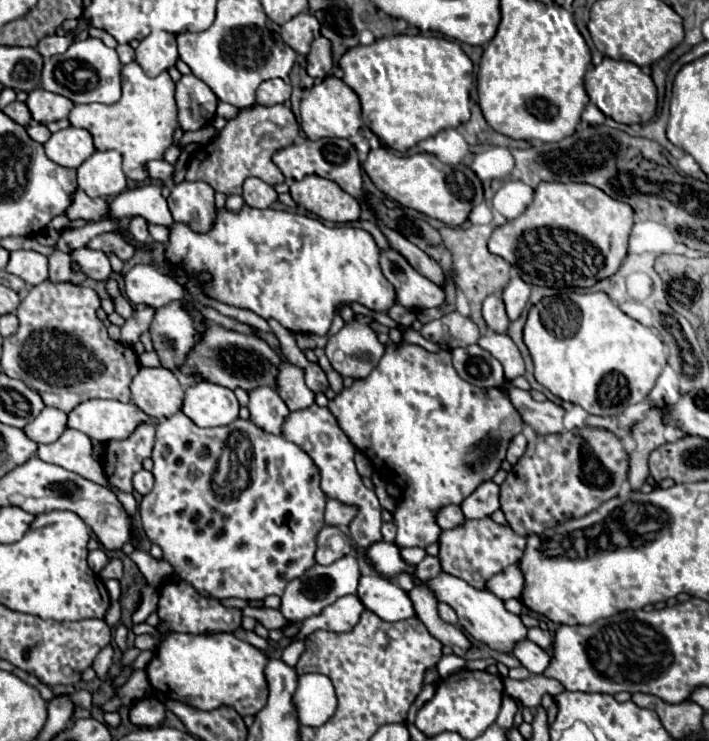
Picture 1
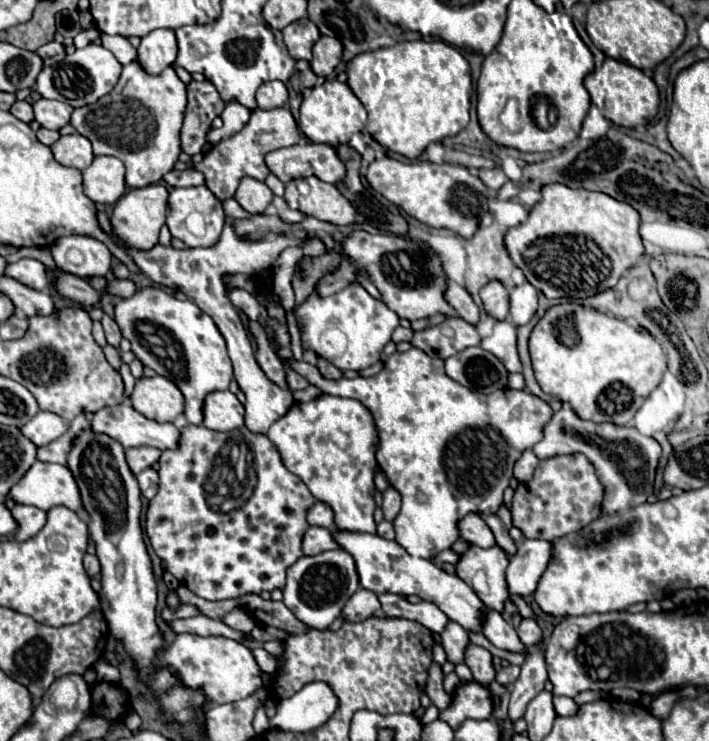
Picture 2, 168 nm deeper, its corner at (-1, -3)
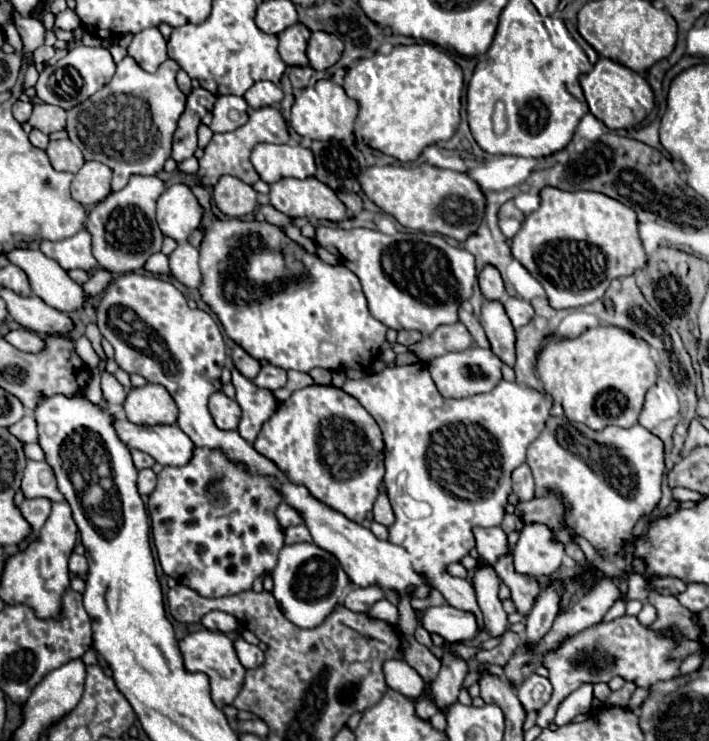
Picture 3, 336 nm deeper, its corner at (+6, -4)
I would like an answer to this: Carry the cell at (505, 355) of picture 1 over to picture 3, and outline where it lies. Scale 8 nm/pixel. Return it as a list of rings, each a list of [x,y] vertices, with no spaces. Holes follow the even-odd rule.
[[[486,300],[482,304],[482,314],[480,314],[480,324],[490,340],[492,352],[508,366],[514,366],[514,344],[516,344],[516,336],[514,336],[514,328],[512,322],[508,320],[502,302],[498,300]]]

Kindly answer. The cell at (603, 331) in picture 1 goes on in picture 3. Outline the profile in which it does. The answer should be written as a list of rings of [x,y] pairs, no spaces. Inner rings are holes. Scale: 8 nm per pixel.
[[[596,326],[586,330],[578,338],[554,338],[546,344],[546,348],[536,358],[538,376],[544,382],[544,390],[562,404],[564,414],[572,422],[582,422],[592,430],[604,430],[606,426],[630,428],[638,424],[640,410],[644,406],[644,396],[648,388],[656,384],[658,370],[656,362],[650,354],[650,346],[616,326]]]

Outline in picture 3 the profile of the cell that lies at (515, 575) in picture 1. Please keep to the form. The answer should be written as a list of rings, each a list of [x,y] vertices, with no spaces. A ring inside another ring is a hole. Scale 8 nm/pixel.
[[[526,524],[514,546],[514,568],[528,576],[550,576],[564,558],[564,544],[546,524]]]

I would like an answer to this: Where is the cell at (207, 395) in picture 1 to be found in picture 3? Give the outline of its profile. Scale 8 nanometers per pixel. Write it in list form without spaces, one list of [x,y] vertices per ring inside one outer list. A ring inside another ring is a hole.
[[[214,392],[210,396],[210,412],[218,428],[222,430],[236,430],[240,422],[240,406],[236,400],[230,400],[224,392]]]

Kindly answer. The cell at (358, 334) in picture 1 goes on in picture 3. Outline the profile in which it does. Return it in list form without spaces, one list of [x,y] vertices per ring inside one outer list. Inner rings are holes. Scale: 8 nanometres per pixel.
[[[196,184],[192,188],[200,206],[204,208],[202,224],[204,238],[200,244],[200,298],[220,318],[224,332],[252,358],[266,360],[282,370],[308,372],[316,366],[328,370],[342,370],[346,366],[366,368],[380,352],[386,340],[386,326],[372,318],[366,306],[366,298],[356,274],[342,264],[326,264],[316,254],[306,252],[300,244],[290,240],[286,232],[270,222],[260,220],[220,220],[212,214],[208,204],[208,192]]]

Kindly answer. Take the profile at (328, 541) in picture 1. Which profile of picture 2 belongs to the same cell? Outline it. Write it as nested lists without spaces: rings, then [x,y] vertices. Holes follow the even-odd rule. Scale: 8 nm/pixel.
[[[309,527],[305,537],[303,537],[303,553],[305,555],[319,555],[323,551],[339,549],[335,543],[335,537],[329,529],[325,527]]]

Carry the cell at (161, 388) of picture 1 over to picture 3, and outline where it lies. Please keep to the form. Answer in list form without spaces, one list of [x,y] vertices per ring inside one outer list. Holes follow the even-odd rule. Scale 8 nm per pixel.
[[[160,384],[132,388],[126,396],[124,410],[132,424],[174,424],[178,416],[176,402]]]

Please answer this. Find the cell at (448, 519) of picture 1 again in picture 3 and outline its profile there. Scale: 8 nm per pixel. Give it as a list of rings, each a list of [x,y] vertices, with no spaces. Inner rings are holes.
[[[474,528],[474,536],[480,560],[490,566],[494,566],[496,560],[504,556],[504,552],[512,552],[502,528]]]

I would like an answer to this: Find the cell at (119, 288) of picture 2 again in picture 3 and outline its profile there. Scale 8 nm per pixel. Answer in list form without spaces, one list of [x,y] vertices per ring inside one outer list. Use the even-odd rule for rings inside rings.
[[[18,248],[6,254],[8,260],[20,266],[32,286],[32,292],[48,306],[60,312],[74,312],[84,304],[84,292],[58,262],[46,258],[40,250]]]

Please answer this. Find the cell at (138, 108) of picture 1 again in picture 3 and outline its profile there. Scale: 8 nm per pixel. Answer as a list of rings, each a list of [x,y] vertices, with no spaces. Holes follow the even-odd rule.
[[[126,56],[116,66],[114,78],[102,90],[68,110],[66,132],[70,140],[82,150],[84,160],[98,160],[112,168],[112,190],[124,188],[132,174],[158,174],[170,156],[172,136],[186,108],[186,96],[176,86],[178,70],[176,60],[168,58],[150,74]]]

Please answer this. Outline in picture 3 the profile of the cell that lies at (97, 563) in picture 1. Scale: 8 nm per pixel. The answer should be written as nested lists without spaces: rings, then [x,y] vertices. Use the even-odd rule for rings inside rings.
[[[72,554],[70,556],[70,562],[68,562],[68,568],[74,576],[80,576],[80,578],[86,578],[88,574],[88,562],[86,562],[86,556],[80,556],[80,554]]]

